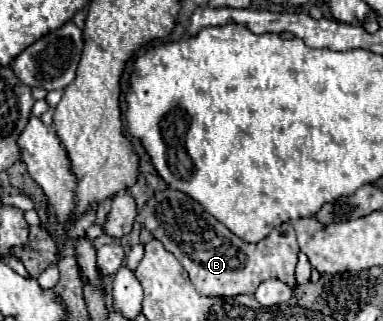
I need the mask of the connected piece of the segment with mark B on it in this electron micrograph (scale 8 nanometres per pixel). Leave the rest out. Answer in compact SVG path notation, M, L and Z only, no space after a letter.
M174 188L156 192L140 210L140 222L164 244L168 252L178 258L202 296L252 296L258 284L272 278L282 280L290 288L296 286L294 268L298 260L298 242L294 228L288 222L274 228L264 240L246 244L212 214L208 214L196 200Z

